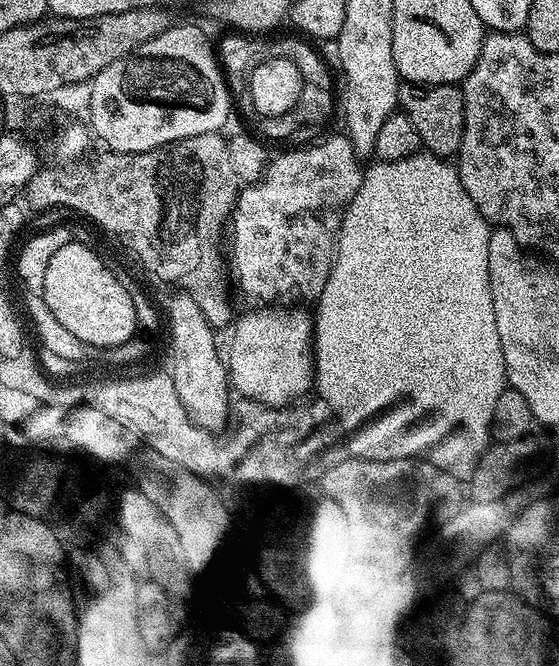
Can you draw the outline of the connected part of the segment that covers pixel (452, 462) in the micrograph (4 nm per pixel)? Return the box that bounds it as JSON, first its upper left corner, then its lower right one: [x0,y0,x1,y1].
[314,150,506,482]

